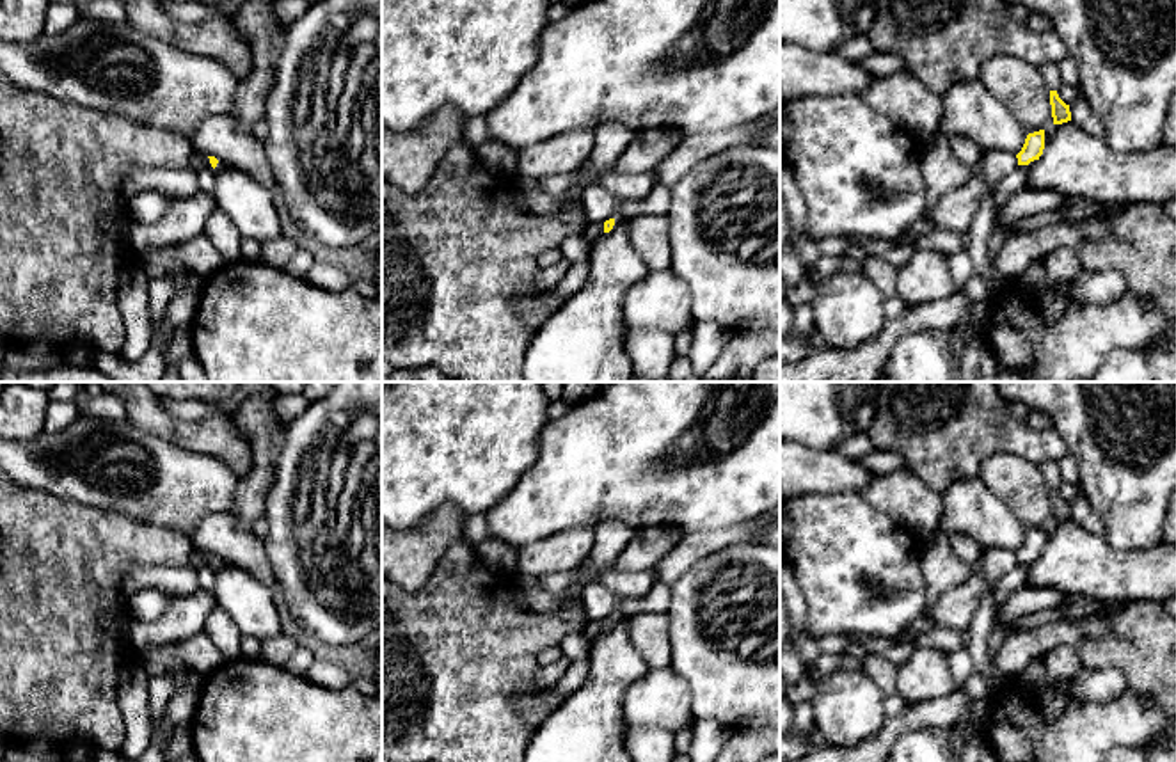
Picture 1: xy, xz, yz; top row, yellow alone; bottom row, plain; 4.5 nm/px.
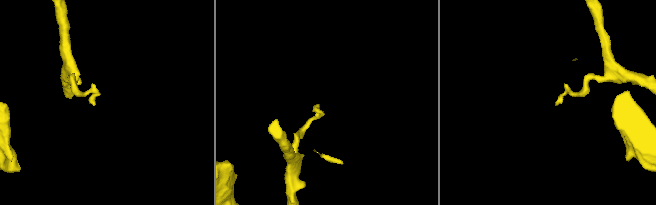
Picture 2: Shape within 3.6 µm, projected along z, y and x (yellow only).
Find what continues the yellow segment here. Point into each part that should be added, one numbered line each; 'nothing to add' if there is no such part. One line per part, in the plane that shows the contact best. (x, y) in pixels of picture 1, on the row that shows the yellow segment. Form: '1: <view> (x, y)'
nothing to add

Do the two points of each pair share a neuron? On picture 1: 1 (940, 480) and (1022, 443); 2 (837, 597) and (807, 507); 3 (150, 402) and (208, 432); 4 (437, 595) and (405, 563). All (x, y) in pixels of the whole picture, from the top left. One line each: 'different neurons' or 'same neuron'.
1: same neuron
2: same neuron
3: same neuron
4: different neurons

